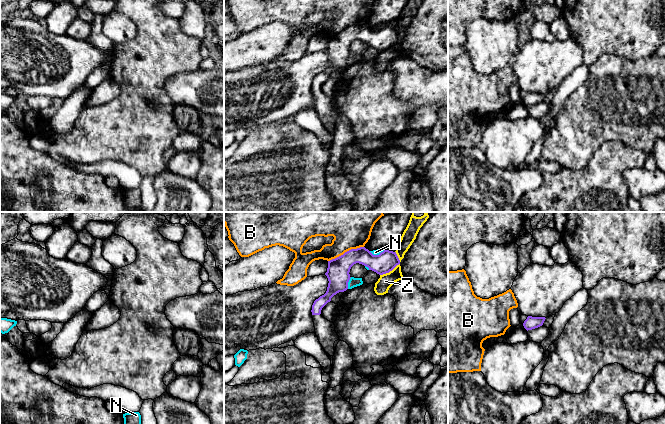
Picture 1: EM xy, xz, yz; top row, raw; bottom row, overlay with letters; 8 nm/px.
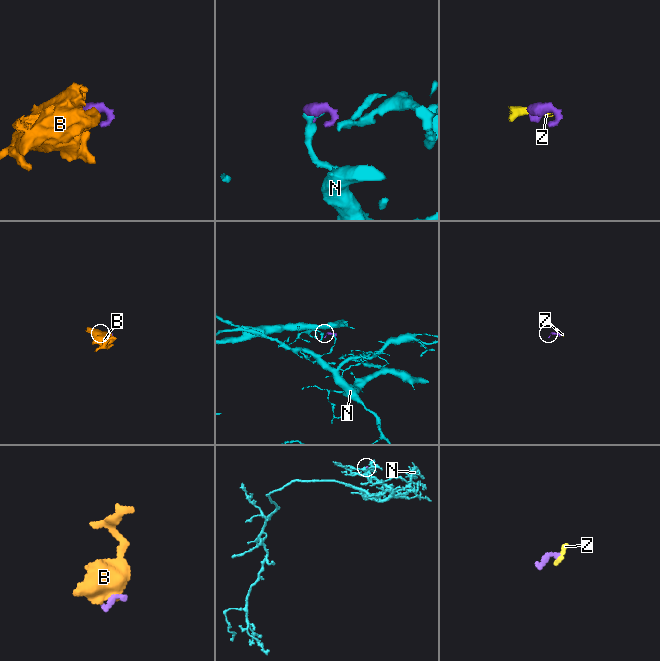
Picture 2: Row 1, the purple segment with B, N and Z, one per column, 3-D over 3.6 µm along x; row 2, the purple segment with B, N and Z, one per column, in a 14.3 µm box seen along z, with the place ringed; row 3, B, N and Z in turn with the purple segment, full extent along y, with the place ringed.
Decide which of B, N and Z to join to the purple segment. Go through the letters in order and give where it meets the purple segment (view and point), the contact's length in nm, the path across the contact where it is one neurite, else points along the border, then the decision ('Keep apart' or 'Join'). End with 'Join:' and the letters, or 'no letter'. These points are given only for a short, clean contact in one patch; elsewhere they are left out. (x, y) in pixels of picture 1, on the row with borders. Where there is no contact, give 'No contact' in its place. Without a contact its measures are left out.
B: Touches purple at xz (345, 252). Shared border 320 nm. Boundary: xz (363, 246), (351, 248), (328, 261). Keep apart
N: Touches purple at xz (347, 283). Shared border 100 nm. Keep apart
Z: Touches purple at xz (389, 271). Shared border 190 nm. Boundary: xz (399, 263), (388, 272), (380, 275). Keep apart
Join: no letter

